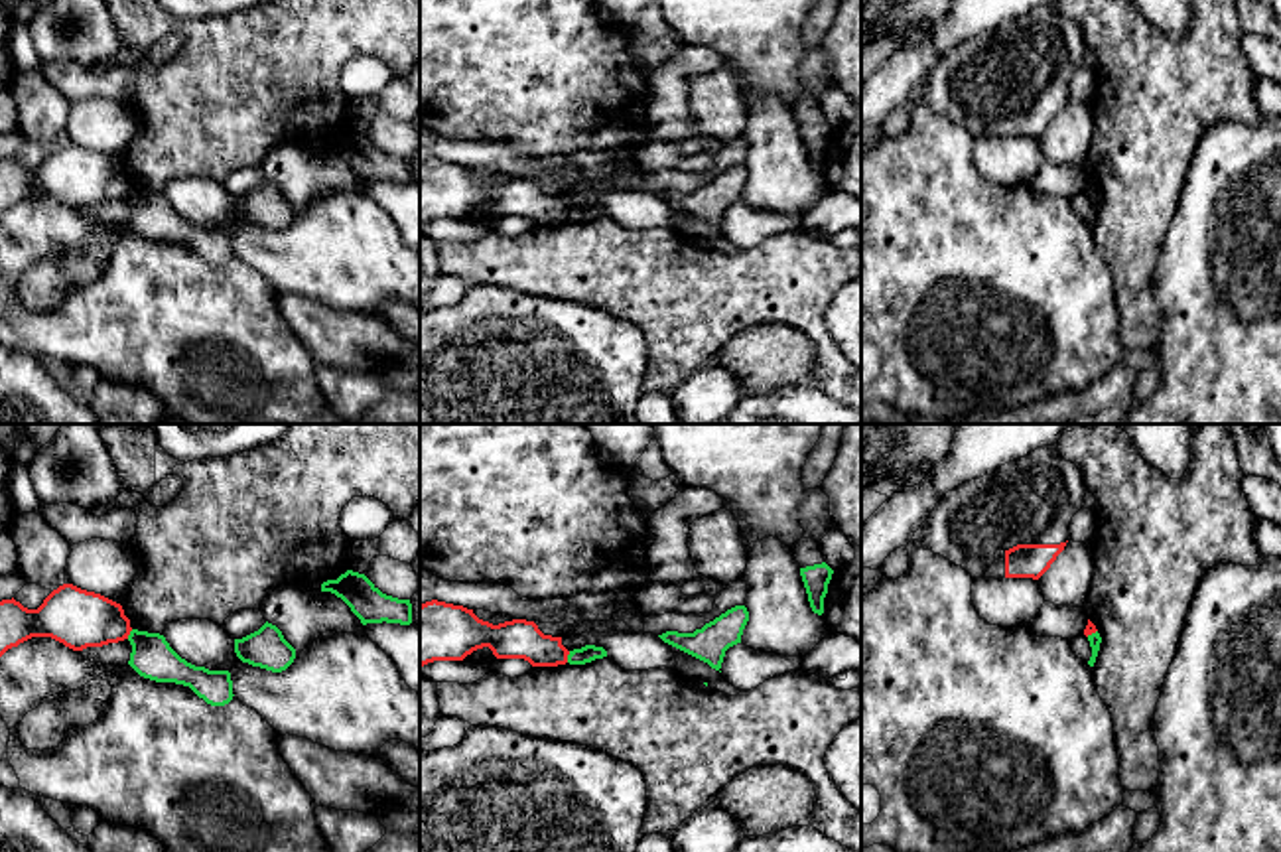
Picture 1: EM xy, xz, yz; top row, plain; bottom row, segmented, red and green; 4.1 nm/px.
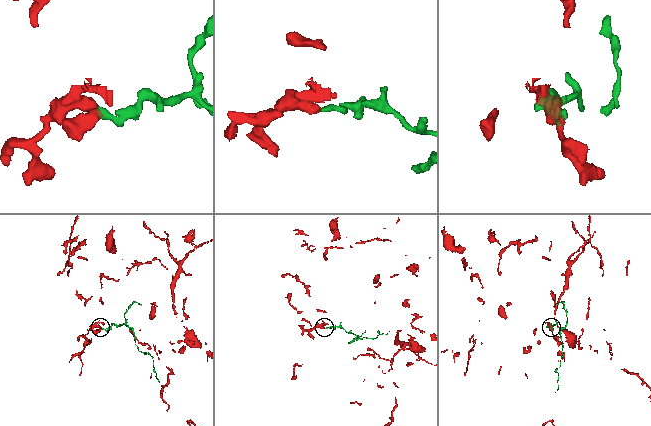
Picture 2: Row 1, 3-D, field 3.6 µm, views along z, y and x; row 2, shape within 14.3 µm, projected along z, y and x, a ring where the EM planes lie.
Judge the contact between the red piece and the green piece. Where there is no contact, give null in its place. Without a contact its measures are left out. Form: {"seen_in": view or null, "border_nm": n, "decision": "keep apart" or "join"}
{"seen_in": "xz", "border_nm": 50, "decision": "keep apart"}

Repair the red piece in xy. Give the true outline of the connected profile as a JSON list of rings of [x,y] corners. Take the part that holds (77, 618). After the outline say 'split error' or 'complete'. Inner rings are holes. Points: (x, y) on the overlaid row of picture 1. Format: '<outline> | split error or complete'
[[[63,584],[37,609],[0,602],[0,657],[32,637],[51,637],[73,651],[128,639],[132,627],[120,604]]] | complete

